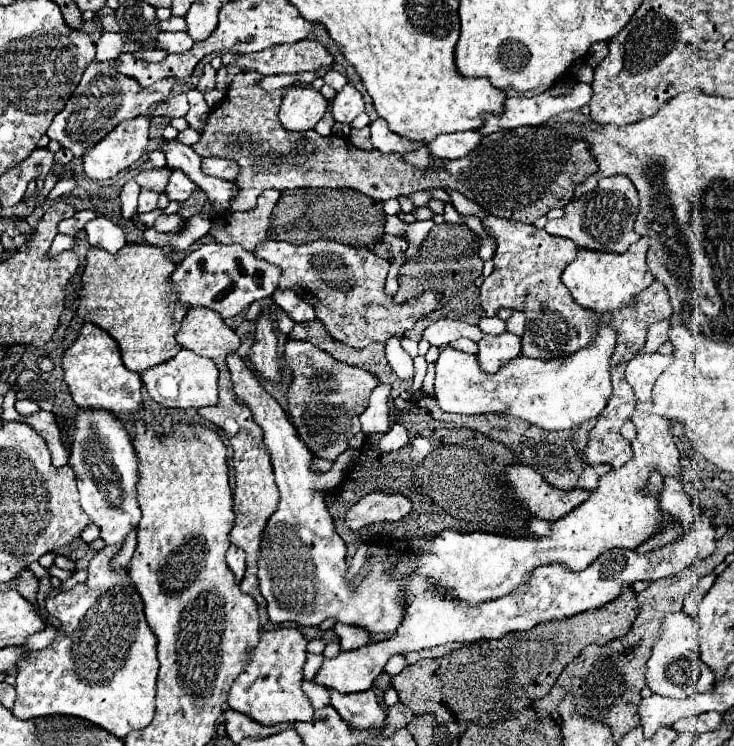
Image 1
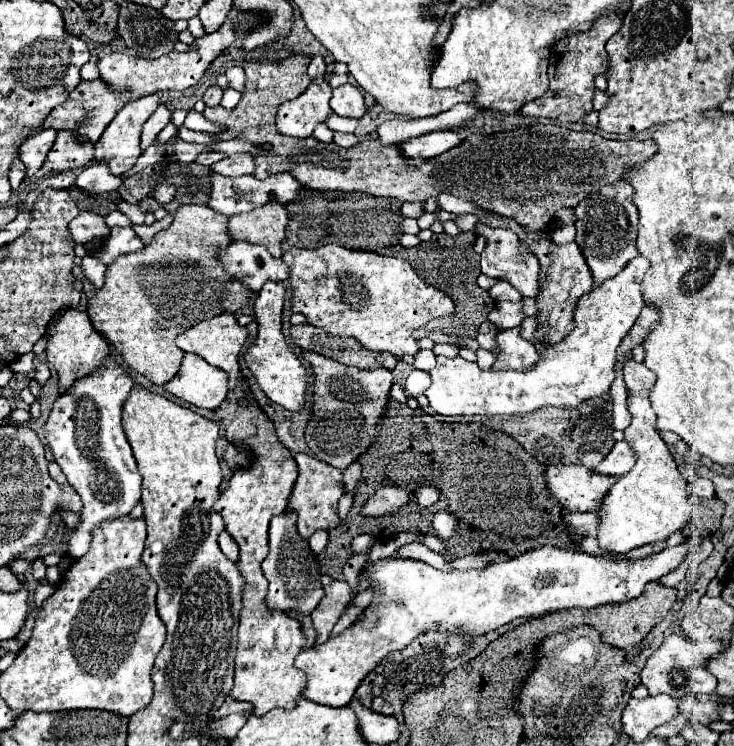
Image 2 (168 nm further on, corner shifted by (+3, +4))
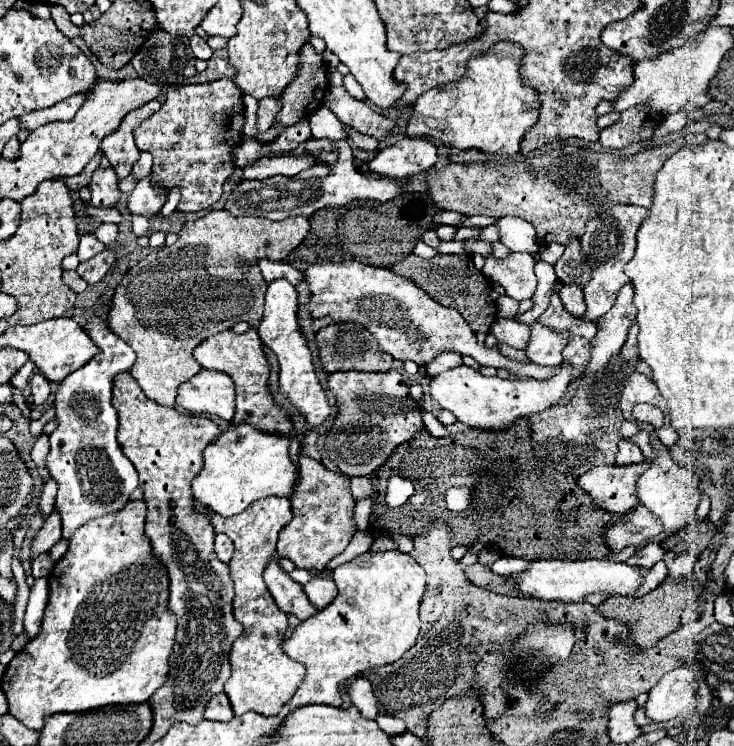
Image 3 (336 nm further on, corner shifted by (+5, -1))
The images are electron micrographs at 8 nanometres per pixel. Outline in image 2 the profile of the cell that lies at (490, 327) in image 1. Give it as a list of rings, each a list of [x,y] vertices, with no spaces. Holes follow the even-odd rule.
[[[522,301],[512,303],[498,303],[494,311],[488,315],[488,321],[494,323],[498,329],[510,329],[518,327],[526,319],[526,313],[522,311]]]

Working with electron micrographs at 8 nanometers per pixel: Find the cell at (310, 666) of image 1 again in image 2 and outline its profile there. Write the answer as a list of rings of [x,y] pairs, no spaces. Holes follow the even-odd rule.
[[[332,581],[332,583],[324,585],[324,597],[318,603],[318,607],[312,611],[312,619],[314,619],[318,633],[314,646],[328,640],[330,632],[336,625],[338,615],[344,613],[344,609],[348,607],[352,597],[354,597],[354,591],[350,589],[350,585],[346,581]]]

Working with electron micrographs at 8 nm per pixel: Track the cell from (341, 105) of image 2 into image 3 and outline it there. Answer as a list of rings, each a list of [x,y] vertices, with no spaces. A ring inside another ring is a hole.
[[[342,86],[328,90],[324,106],[328,106],[340,118],[340,122],[378,140],[384,140],[394,128],[394,122],[390,118],[370,108],[366,100],[354,100]]]

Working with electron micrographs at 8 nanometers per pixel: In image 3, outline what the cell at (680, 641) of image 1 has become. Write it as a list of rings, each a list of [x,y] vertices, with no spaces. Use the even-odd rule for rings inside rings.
[[[682,664],[666,672],[658,684],[648,692],[646,716],[654,722],[668,722],[672,718],[688,718],[696,704],[696,682],[692,670]]]

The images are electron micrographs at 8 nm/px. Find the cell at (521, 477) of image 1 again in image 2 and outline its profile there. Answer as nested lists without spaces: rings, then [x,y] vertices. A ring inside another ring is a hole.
[[[552,465],[546,469],[546,487],[568,511],[596,511],[602,495],[618,481],[612,475],[598,475],[582,465]]]

